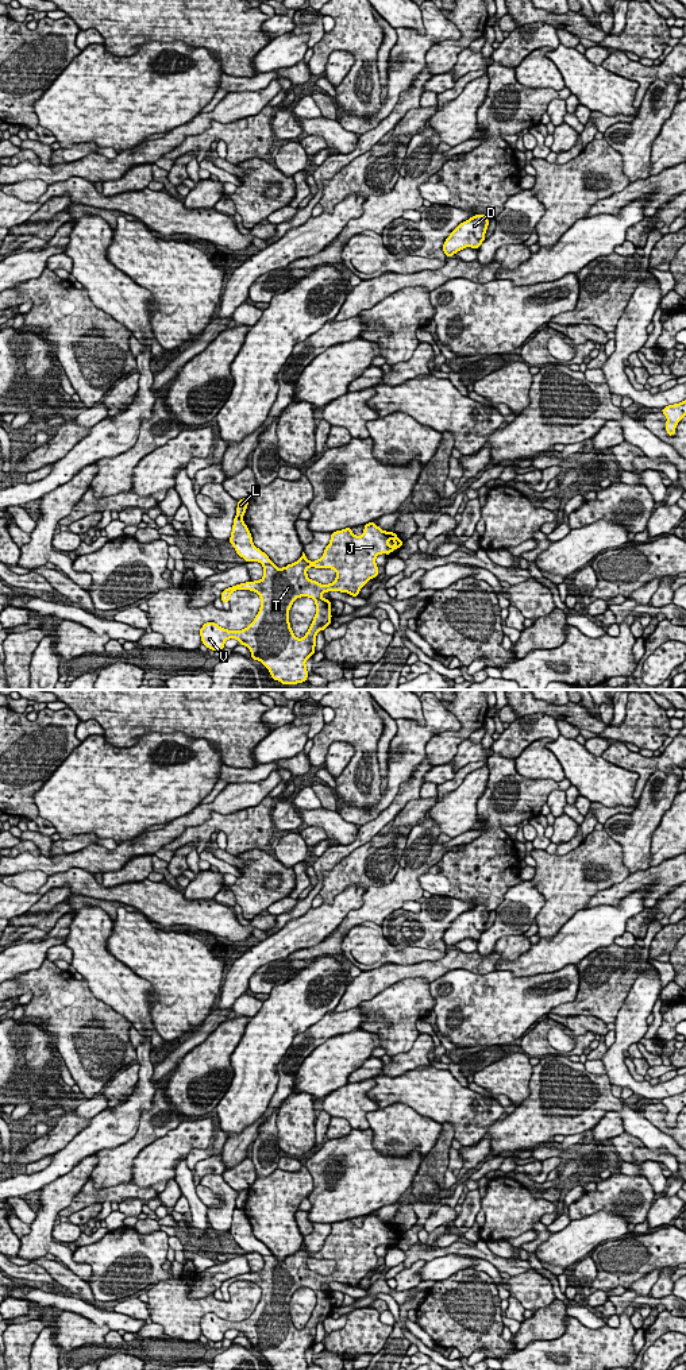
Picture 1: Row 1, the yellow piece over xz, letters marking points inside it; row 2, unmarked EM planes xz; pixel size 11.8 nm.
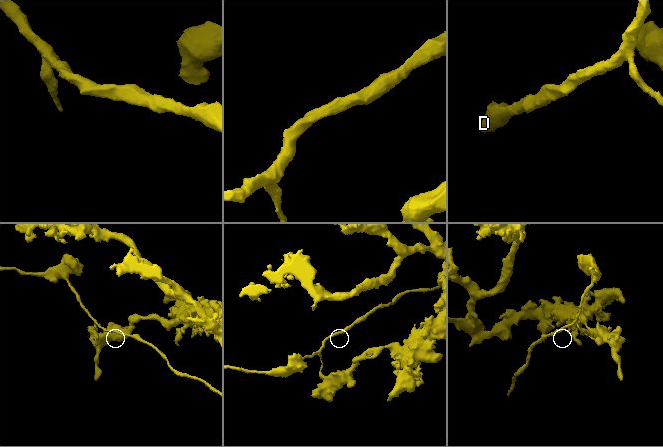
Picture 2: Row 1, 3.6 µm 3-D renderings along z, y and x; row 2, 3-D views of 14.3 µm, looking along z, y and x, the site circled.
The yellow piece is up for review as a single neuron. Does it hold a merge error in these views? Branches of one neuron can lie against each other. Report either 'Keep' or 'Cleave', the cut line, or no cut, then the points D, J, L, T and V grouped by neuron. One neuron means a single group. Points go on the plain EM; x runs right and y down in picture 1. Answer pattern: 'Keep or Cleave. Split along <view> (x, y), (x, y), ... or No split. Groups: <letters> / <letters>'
Cleave. Split along xz (236, 1207), (241, 1210). Groups: D L / J T V

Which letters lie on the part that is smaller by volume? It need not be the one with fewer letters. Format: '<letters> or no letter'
D, L

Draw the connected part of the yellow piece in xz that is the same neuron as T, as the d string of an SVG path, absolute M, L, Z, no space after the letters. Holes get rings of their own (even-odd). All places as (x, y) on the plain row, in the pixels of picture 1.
M240 1208L234 1209L230 1234L236 1244L246 1253L259 1253L263 1257L263 1269L255 1273L246 1273L226 1280L221 1284L221 1293L227 1294L230 1286L235 1281L251 1281L261 1288L261 1300L254 1312L242 1321L228 1321L215 1313L207 1313L200 1320L203 1335L212 1342L221 1342L228 1330L236 1330L242 1336L251 1342L251 1348L259 1351L271 1365L271 1370L307 1370L308 1362L305 1352L315 1344L316 1325L324 1321L331 1315L331 1292L321 1288L323 1284L340 1282L358 1288L361 1280L373 1269L378 1267L375 1249L381 1244L389 1247L396 1239L401 1239L404 1232L397 1230L397 1226L385 1223L373 1212L365 1216L363 1226L355 1227L351 1219L331 1224L331 1232L325 1238L323 1247L319 1251L309 1253L302 1243L302 1247L284 1259L278 1259L269 1247L257 1239L253 1234L251 1224ZM309 1258L332 1259L336 1262L336 1270L329 1276L321 1276L311 1271L307 1266ZM300 1288L309 1288L316 1294L316 1307L302 1330L293 1325L289 1313L289 1301L293 1293Z

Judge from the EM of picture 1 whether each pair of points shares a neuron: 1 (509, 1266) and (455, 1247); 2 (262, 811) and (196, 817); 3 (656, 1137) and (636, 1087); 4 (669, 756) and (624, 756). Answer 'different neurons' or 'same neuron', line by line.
1: same neuron
2: different neurons
3: different neurons
4: same neuron

